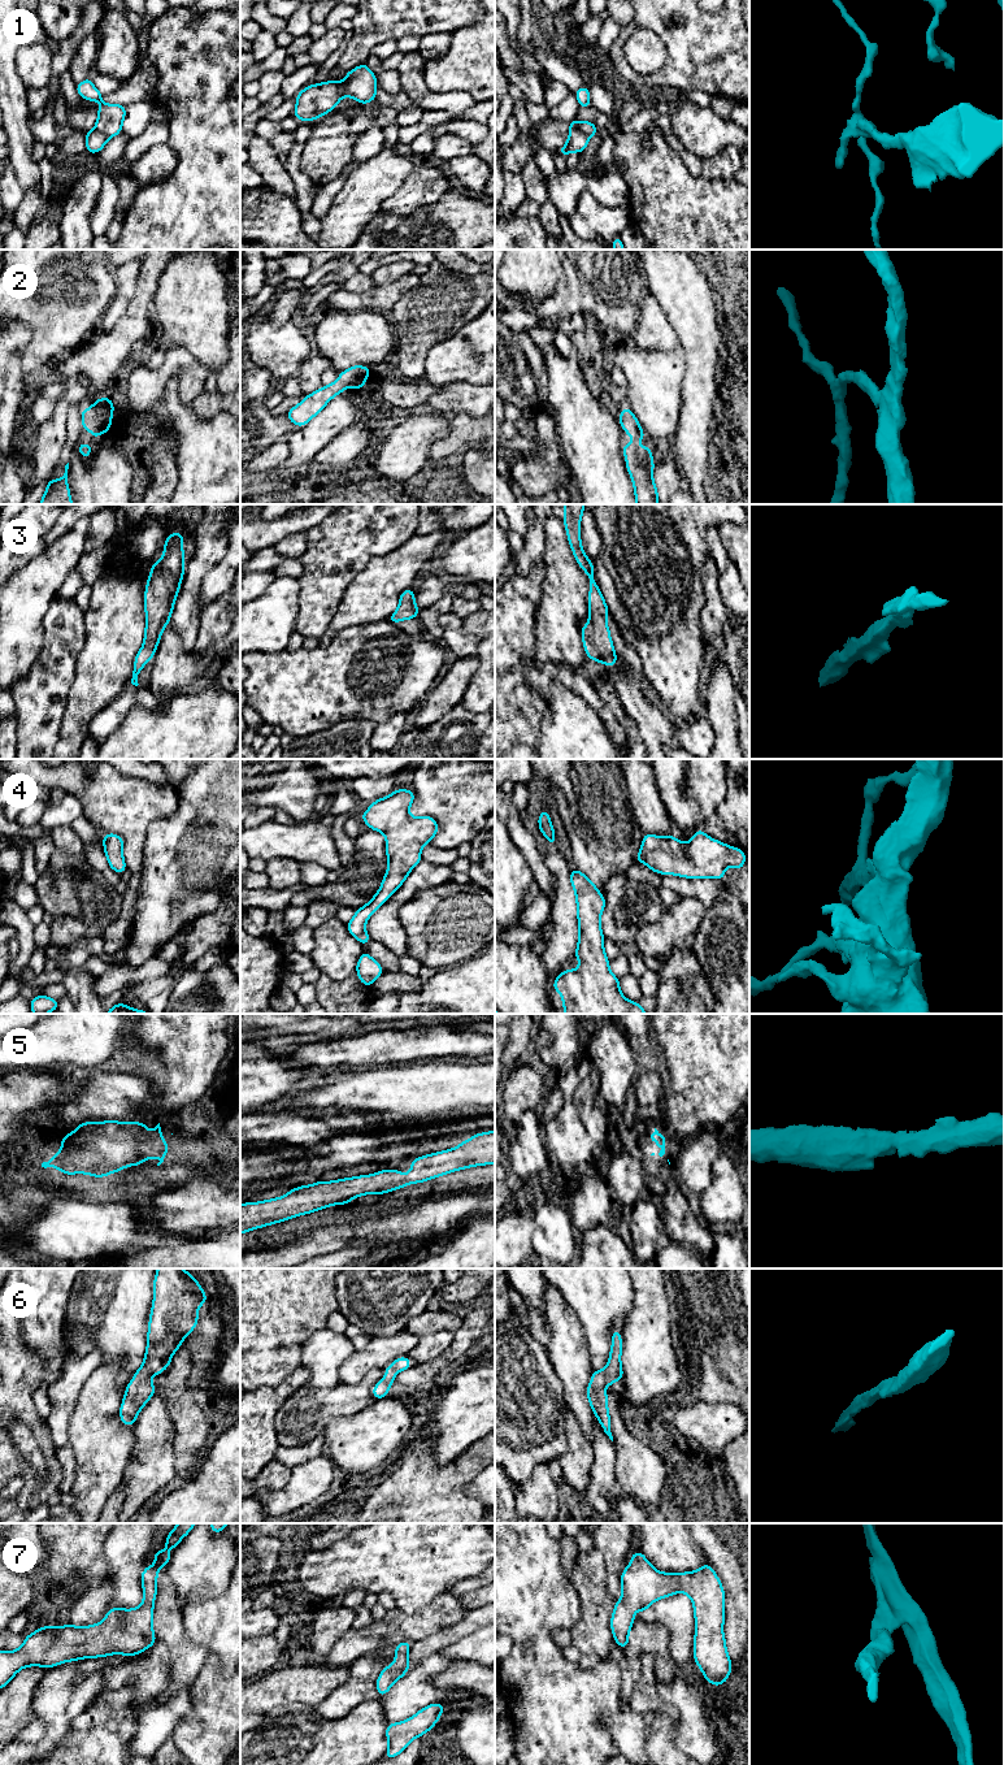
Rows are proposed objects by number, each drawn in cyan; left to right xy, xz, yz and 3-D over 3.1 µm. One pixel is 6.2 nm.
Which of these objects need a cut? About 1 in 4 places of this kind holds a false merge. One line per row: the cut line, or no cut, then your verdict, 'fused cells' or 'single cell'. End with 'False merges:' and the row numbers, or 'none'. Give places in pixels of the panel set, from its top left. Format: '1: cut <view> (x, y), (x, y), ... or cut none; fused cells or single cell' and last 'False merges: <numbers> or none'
1: cut xz (355, 69), (344, 91); fused cells
2: cut none; single cell
3: cut none; single cell
4: cut none; single cell
5: cut none; single cell
6: cut none; single cell
7: cut none; single cell
False merges: 1

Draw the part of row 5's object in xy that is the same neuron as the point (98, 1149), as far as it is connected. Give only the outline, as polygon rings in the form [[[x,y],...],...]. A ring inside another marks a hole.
[[[84,1122],[78,1124],[74,1132],[69,1132],[62,1137],[61,1150],[48,1162],[43,1162],[42,1167],[55,1167],[65,1175],[81,1172],[95,1178],[104,1178],[113,1172],[121,1172],[127,1166],[136,1167],[142,1162],[147,1162],[151,1155],[160,1161],[157,1163],[160,1166],[169,1150],[169,1144],[161,1137],[162,1133],[160,1123],[151,1135],[147,1124],[139,1122]]]

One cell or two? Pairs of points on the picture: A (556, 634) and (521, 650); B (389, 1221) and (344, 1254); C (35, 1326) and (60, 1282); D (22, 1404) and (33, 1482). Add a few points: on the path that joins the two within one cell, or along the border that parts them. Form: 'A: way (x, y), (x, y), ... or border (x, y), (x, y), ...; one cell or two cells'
A: border (535, 612), (535, 658), (533, 660); two cells
B: border (360, 1243), (387, 1241), (391, 1244); two cells
C: way (44, 1323), (44, 1297), (47, 1295); one cell
D: way (39, 1429), (50, 1452), (52, 1479); one cell

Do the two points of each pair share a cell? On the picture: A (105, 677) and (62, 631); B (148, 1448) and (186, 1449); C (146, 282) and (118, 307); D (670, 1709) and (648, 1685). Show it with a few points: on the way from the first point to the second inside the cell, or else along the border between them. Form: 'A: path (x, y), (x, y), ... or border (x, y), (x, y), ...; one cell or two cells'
A: border (85, 620), (85, 644), (77, 657), (73, 680); two cells
B: border (169, 1419), (174, 1431), (175, 1475); two cells
C: border (142, 264), (135, 290); two cells
D: path (663, 1705), (648, 1692); one cell

